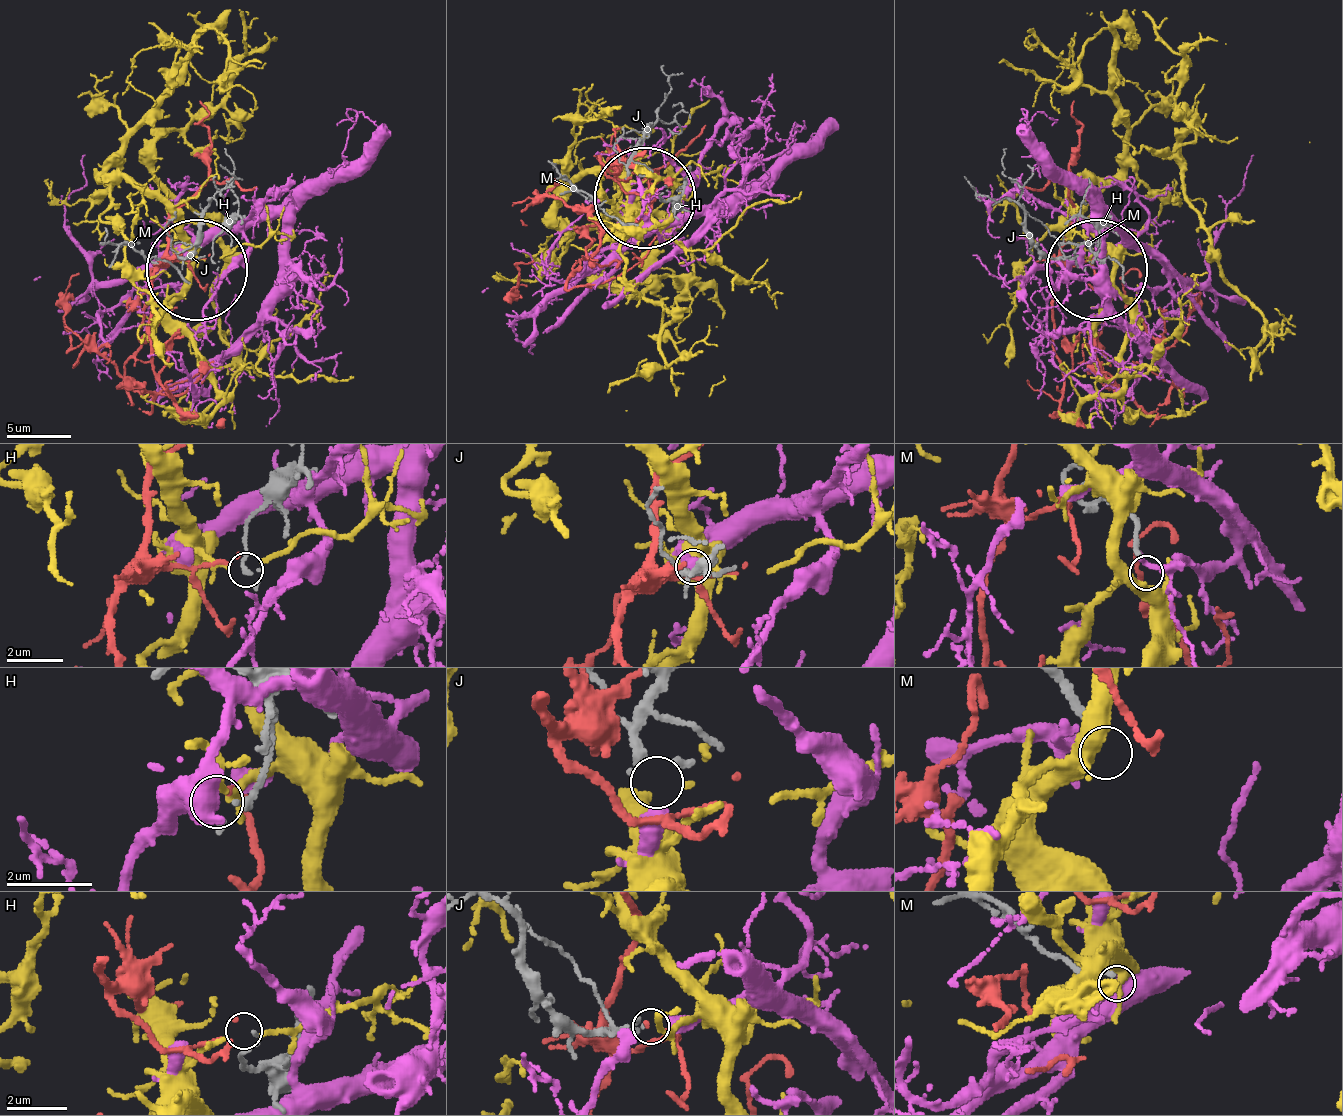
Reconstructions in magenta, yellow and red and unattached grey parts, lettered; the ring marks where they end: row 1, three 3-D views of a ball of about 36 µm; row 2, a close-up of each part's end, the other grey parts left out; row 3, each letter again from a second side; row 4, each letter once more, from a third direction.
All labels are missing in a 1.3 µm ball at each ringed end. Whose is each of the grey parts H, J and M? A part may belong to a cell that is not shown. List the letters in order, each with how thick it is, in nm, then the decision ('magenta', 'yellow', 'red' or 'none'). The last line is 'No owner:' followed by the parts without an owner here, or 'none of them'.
H: 80 nm thick; yellow
J: 180 nm thick; magenta
M: 180 nm thick; none
No owner: M

